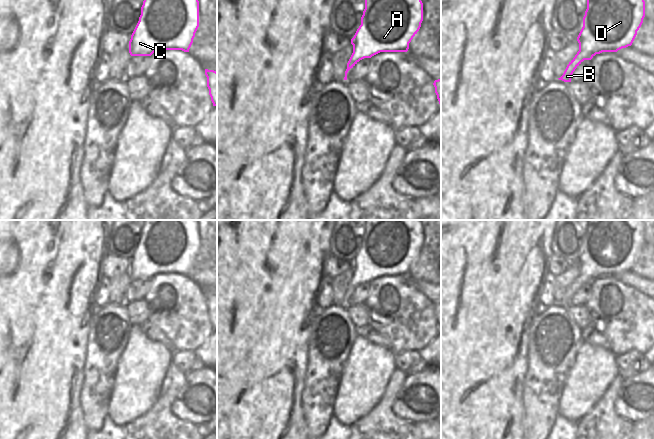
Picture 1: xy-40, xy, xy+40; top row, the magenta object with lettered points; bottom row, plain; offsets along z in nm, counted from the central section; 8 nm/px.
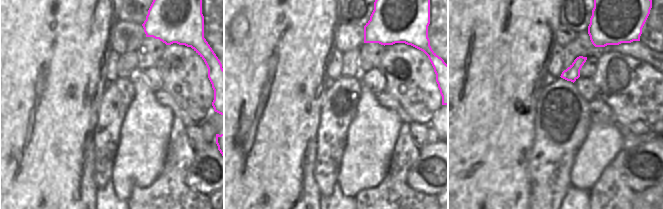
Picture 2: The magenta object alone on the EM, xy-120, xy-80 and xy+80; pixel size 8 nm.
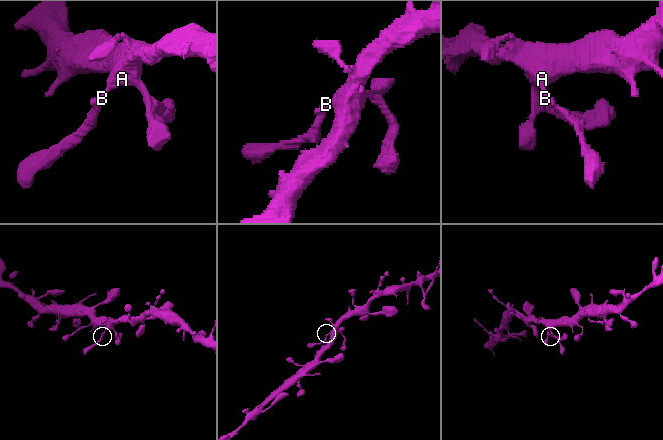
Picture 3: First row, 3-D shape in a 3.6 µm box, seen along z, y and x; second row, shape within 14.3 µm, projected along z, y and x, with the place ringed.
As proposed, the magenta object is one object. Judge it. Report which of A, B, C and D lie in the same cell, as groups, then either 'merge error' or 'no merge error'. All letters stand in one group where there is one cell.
groups A B C D; no merge error

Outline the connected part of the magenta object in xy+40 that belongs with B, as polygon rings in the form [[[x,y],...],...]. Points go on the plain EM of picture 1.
[[[588,220],[583,251],[577,261],[579,275],[558,303],[571,306],[571,299],[584,284],[631,270],[644,241],[642,220]]]

